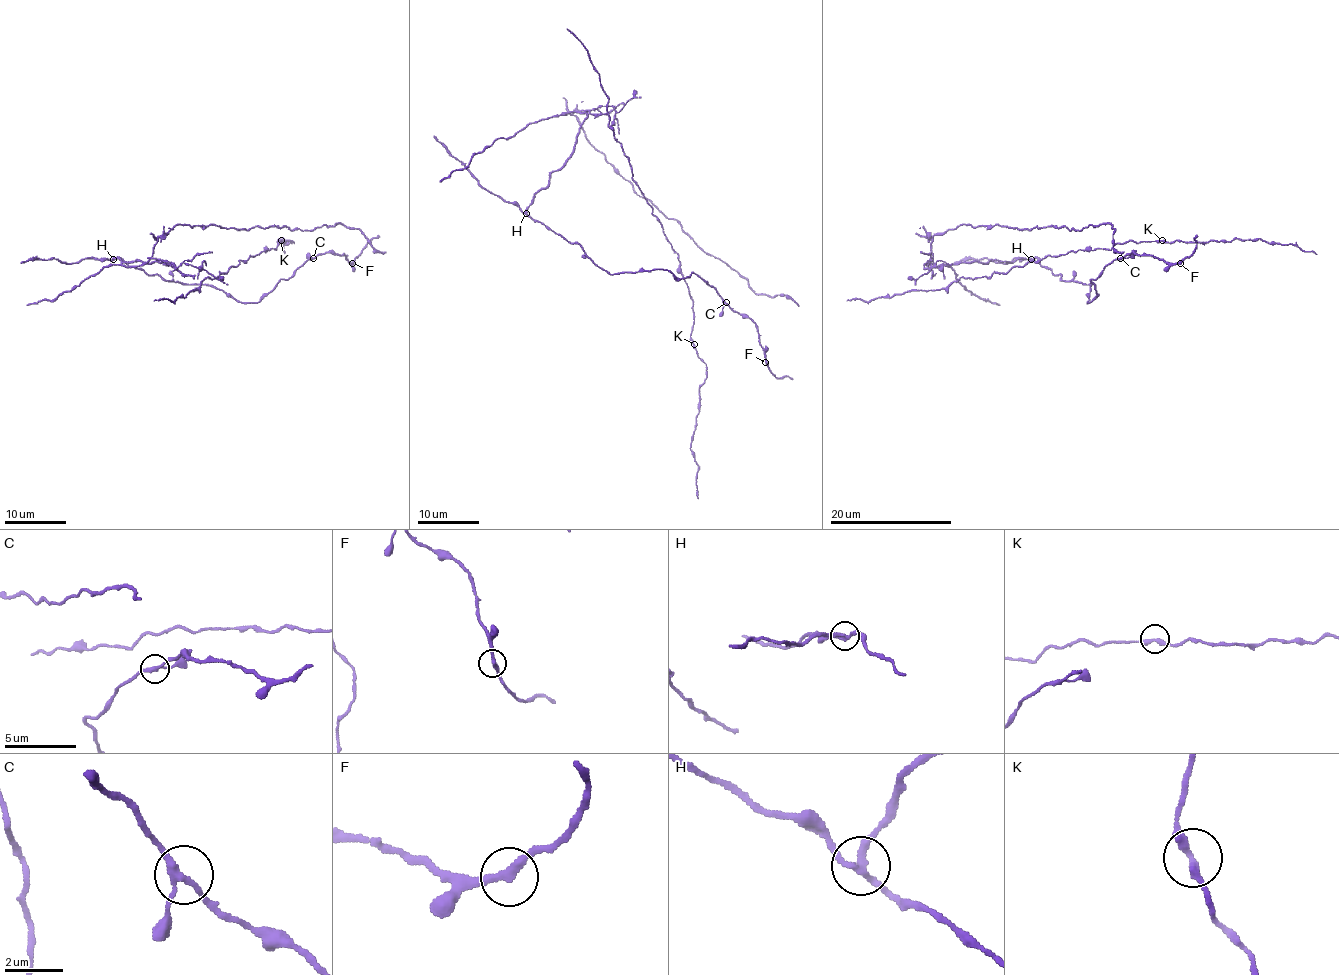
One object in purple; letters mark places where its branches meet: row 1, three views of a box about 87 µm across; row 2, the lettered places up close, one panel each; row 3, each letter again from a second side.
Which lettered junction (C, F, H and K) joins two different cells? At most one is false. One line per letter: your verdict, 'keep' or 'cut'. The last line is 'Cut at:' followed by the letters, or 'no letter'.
C: keep
F: keep
H: cut
K: keep
Cut at: H

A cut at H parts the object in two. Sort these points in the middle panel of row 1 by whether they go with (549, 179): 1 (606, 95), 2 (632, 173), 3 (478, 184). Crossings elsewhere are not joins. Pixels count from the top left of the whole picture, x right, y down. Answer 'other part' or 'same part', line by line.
1: other part
2: other part
3: other part

